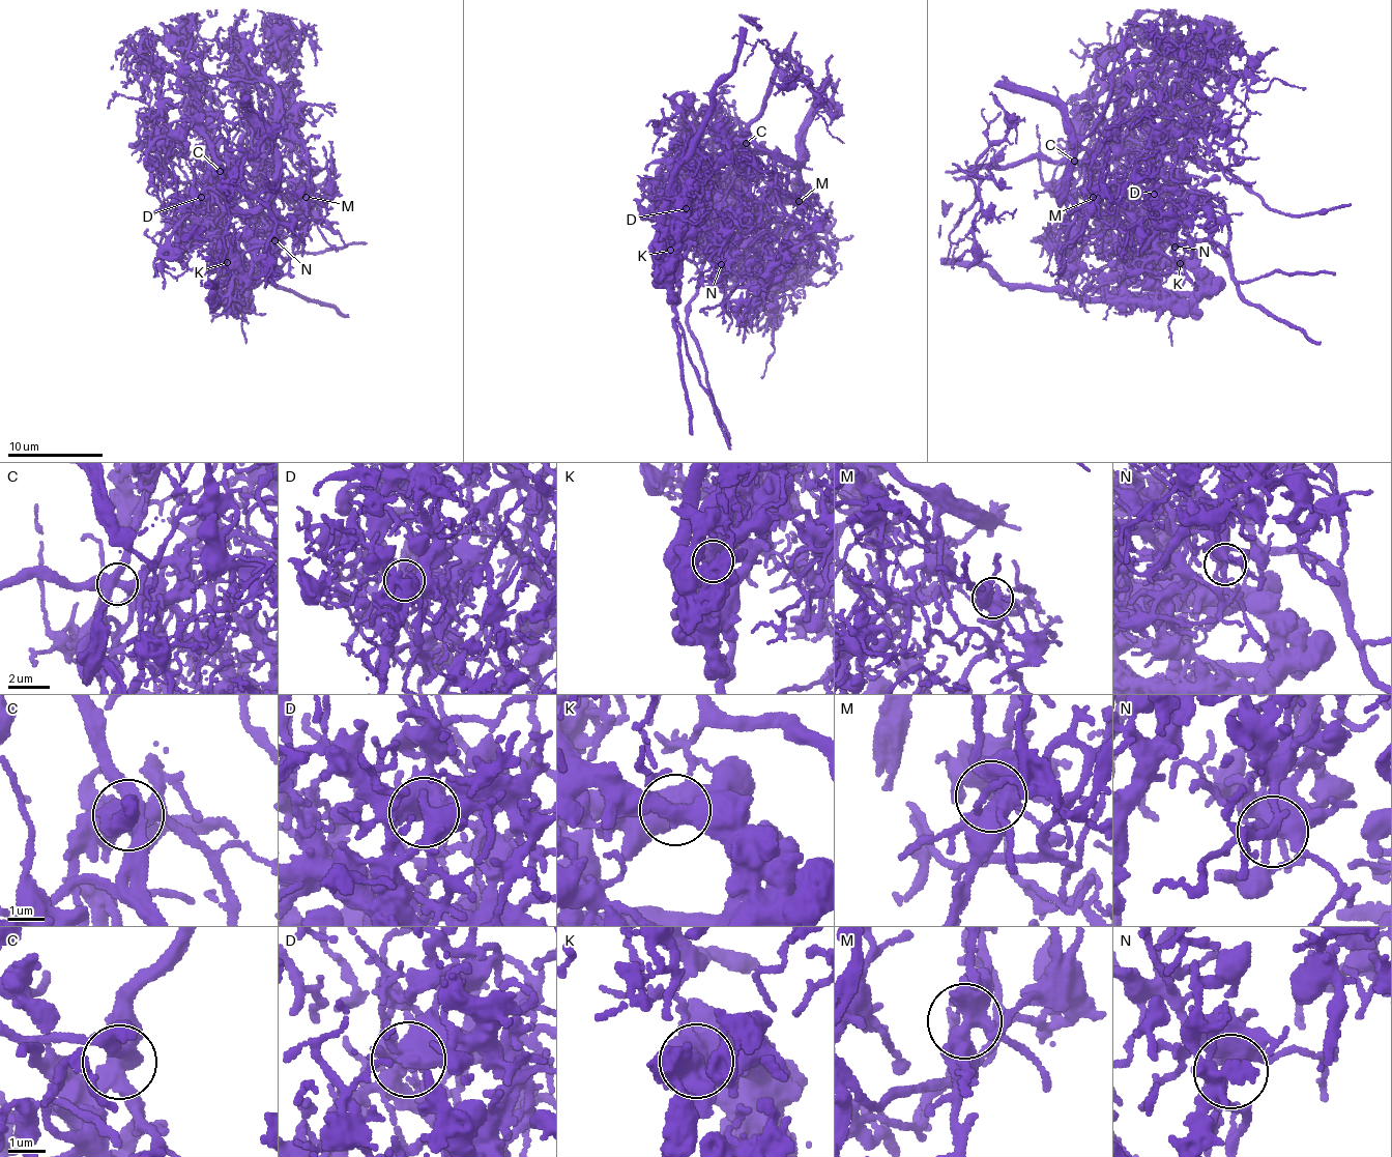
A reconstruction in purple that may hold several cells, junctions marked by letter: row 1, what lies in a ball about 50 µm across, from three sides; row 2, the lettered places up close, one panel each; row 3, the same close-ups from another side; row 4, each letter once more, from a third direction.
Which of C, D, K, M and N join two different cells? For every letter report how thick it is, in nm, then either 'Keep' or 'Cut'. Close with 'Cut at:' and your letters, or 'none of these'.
C: Thickness 500 nm. Cut
D: Thickness 420 nm. Cut
K: Thickness 600 nm. Cut
M: Thickness 500 nm. Keep
N: Thickness 380 nm. Keep
Cut at: C, D, K

